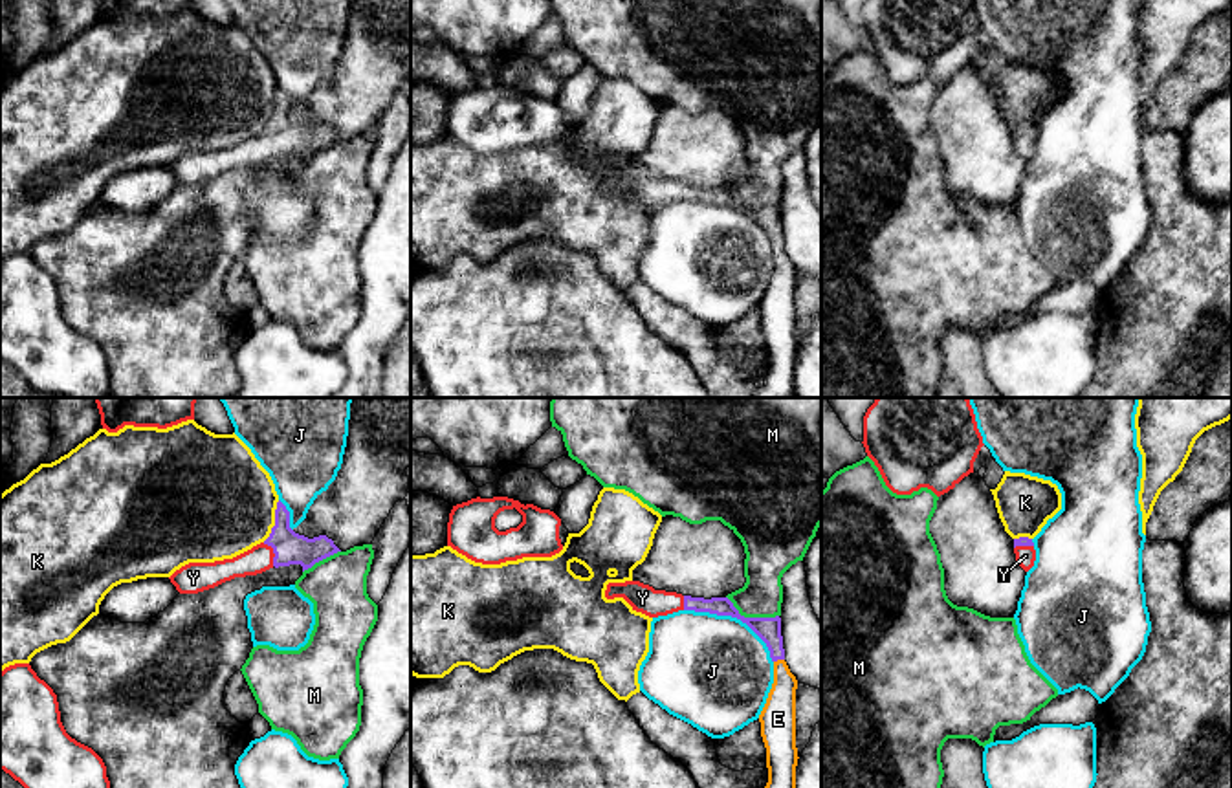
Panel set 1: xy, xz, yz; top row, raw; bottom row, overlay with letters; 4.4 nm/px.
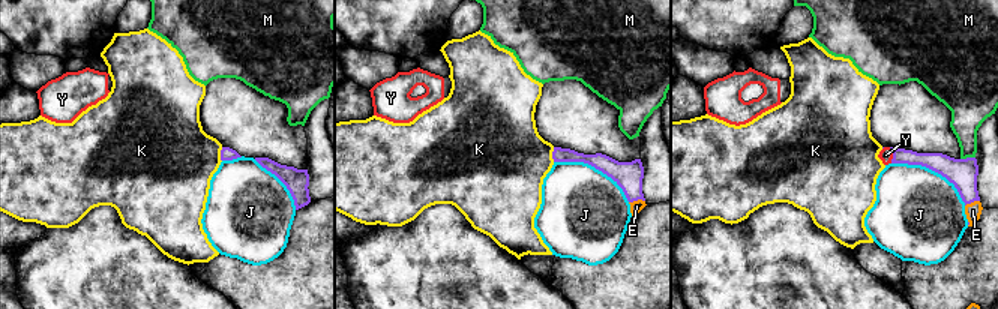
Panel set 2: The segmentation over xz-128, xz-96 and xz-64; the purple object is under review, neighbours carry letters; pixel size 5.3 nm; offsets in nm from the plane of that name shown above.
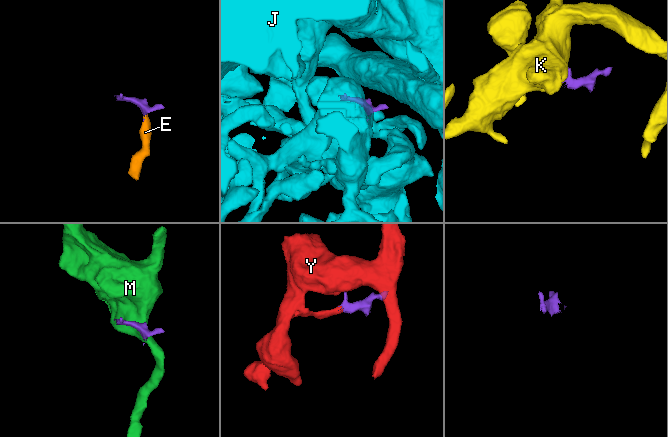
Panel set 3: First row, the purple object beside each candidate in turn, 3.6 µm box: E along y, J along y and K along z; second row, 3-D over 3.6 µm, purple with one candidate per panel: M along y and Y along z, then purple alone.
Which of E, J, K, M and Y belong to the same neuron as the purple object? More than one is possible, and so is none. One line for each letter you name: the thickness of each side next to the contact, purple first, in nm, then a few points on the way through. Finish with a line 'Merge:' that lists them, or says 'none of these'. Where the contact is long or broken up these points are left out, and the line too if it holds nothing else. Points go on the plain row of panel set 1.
E: 110 nm thick on the purple side, 150 nm on the other; runs through xz (769, 218), (778, 248), (781, 261), (778, 305)
Y: 140 nm thick on the purple side, 120 nm on the other; runs through xy (290, 138), (274, 142), (257, 149)
Merge: E, Y

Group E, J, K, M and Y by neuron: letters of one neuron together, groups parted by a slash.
E Y / J / K / M

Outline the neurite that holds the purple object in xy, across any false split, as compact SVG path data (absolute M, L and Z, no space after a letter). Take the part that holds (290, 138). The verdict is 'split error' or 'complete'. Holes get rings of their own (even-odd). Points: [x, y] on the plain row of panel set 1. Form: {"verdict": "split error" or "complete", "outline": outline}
{"verdict": "split error", "outline": "M279 90L275 115L264 132L233 148L189 152L176 159L169 169L180 183L198 183L235 167L262 163L273 156L301 154L304 161L337 141L341 139L326 125L308 128L295 123L290 117L290 101Z"}

